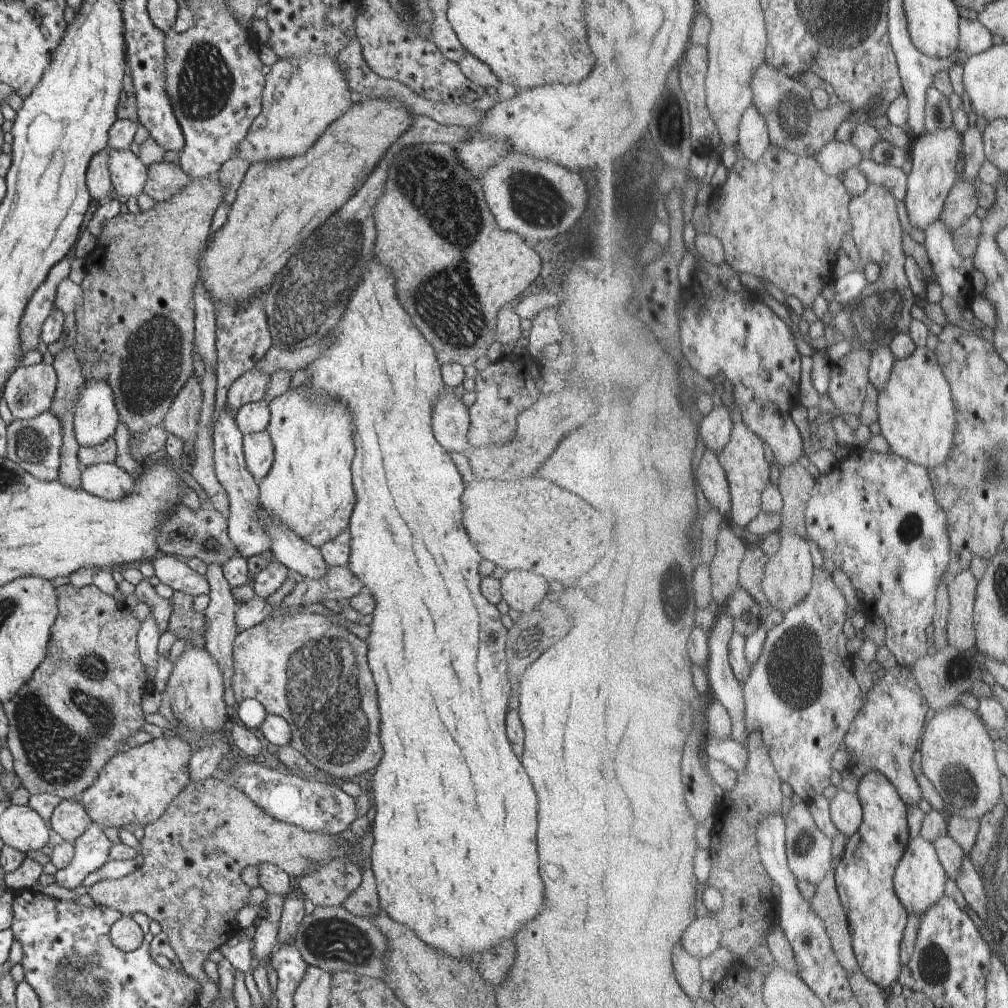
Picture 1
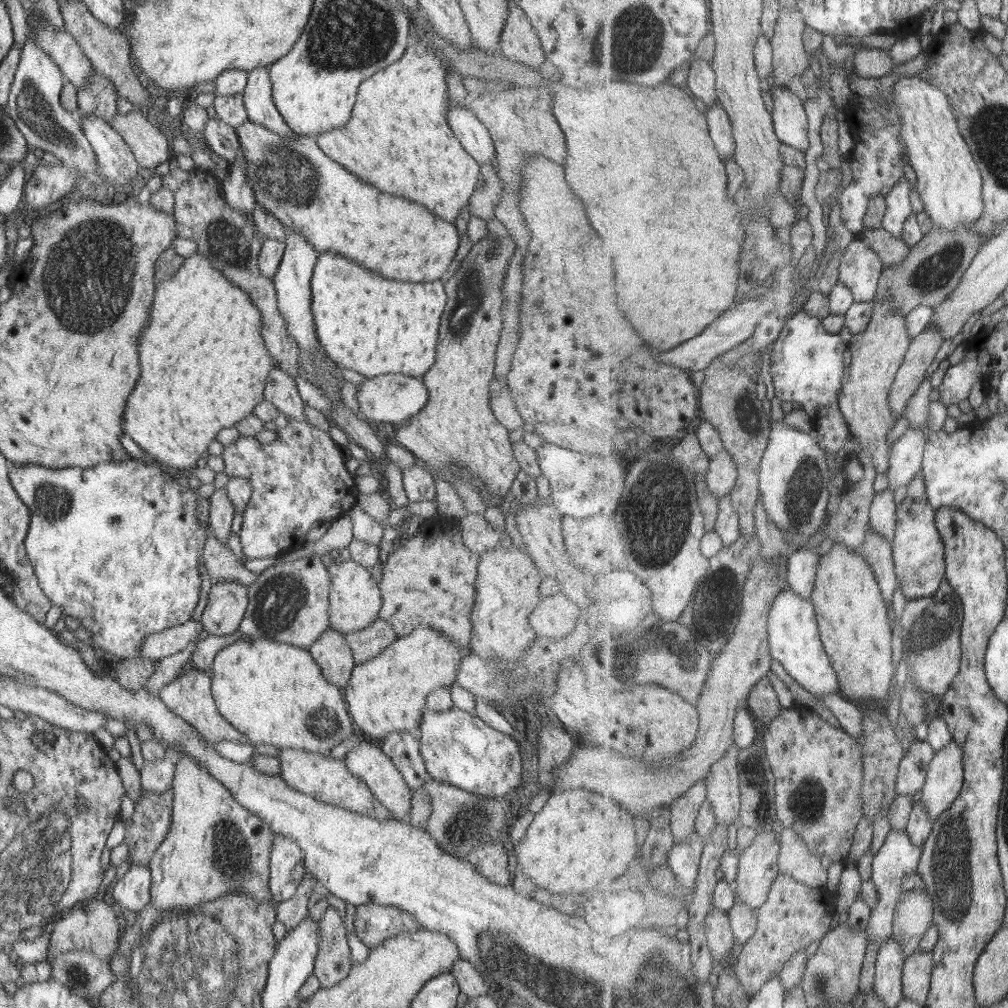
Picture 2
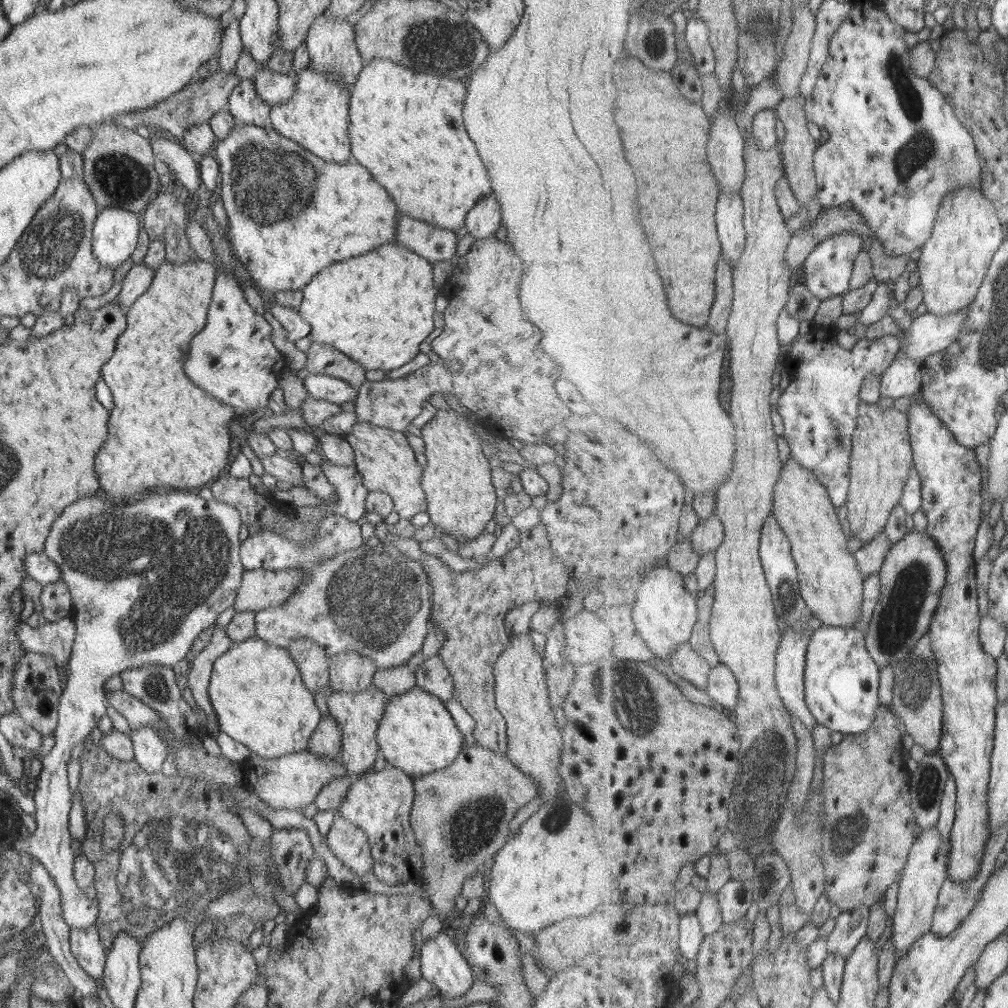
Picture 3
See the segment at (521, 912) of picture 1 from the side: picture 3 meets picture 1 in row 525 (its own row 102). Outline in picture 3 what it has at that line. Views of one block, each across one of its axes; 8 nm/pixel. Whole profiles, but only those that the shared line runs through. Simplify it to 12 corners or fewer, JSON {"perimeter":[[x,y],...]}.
{"perimeter":[[387,59],[348,98],[352,159],[448,231],[492,192],[460,78]]}

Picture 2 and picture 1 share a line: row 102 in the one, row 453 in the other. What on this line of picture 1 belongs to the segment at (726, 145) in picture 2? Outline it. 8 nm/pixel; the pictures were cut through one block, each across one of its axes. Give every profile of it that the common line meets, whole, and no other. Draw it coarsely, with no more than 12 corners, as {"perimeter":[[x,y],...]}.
{"perimeter":[[727,407],[704,416],[700,436],[706,450],[721,454],[736,424]]}

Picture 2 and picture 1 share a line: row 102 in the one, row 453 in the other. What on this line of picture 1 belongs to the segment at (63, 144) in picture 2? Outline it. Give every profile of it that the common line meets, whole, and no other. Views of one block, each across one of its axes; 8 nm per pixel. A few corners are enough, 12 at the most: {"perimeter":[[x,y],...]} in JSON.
{"perimeter":[[49,410],[6,426],[6,457],[38,481],[58,477],[60,422]]}

